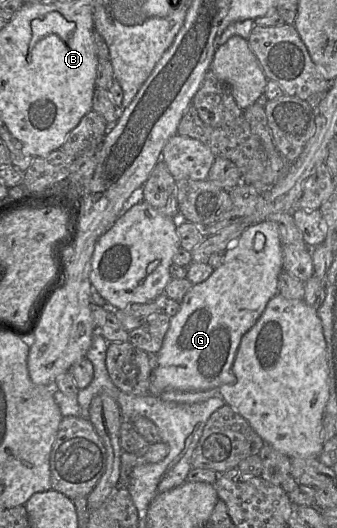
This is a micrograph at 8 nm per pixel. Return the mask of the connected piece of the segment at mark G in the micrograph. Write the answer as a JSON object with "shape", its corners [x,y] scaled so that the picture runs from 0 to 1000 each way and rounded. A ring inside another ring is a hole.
{"shape":[[[777,419],[733,430],[703,455],[665,475],[665,492],[653,506],[635,509],[632,517],[608,532],[579,538],[552,555],[543,570],[534,574],[528,593],[504,602],[504,617],[487,638],[475,665],[460,670],[439,670],[451,678],[451,708],[445,712],[442,744],[454,750],[475,750],[490,739],[537,739],[537,741],[605,741],[632,735],[650,735],[662,727],[688,727],[694,712],[688,706],[688,691],[694,678],[718,642],[718,636],[739,627],[766,602],[780,593],[798,568],[825,557],[825,523],[837,513],[837,468],[825,430],[804,419]]]}

